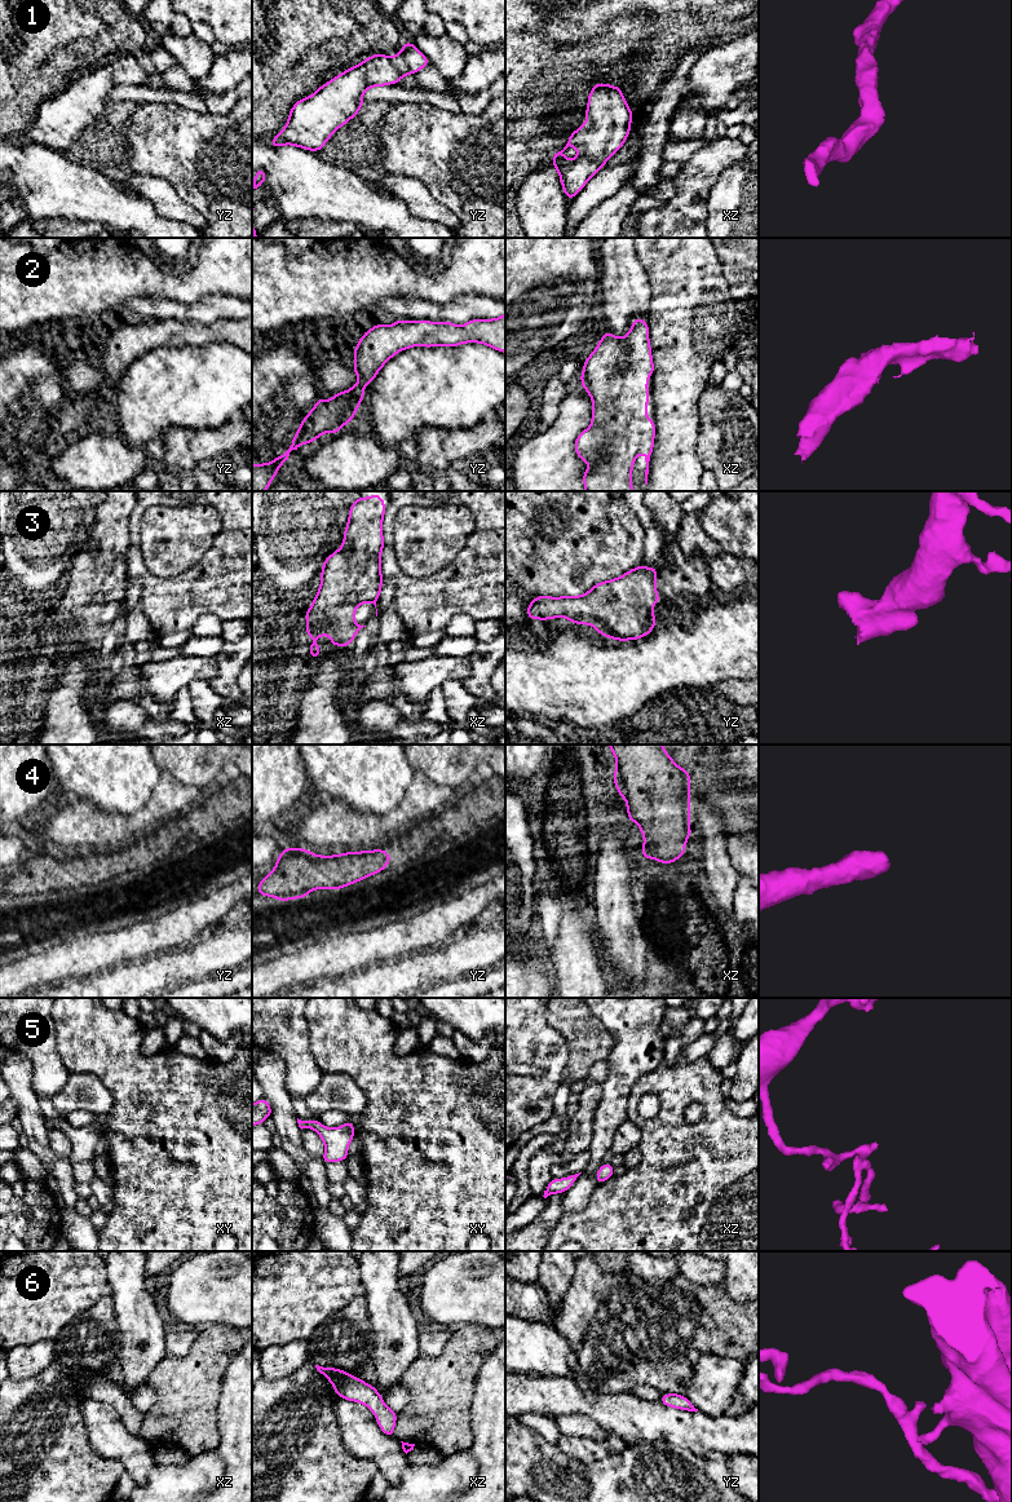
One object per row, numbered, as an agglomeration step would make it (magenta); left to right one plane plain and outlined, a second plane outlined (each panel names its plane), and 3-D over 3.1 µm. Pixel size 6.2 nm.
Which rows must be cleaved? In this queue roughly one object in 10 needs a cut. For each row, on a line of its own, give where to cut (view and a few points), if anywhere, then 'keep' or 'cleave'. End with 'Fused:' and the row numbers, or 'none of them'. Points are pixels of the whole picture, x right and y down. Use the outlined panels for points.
1: no cut; keep
2: no cut; keep
3: no cut; keep
4: no cut; keep
5: no cut; keep
6: no cut; keep
Fused: none of them

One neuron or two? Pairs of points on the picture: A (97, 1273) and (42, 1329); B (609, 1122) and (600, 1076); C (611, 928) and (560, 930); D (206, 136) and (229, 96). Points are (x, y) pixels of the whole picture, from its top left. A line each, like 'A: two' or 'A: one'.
A: one
B: two
C: two
D: two

